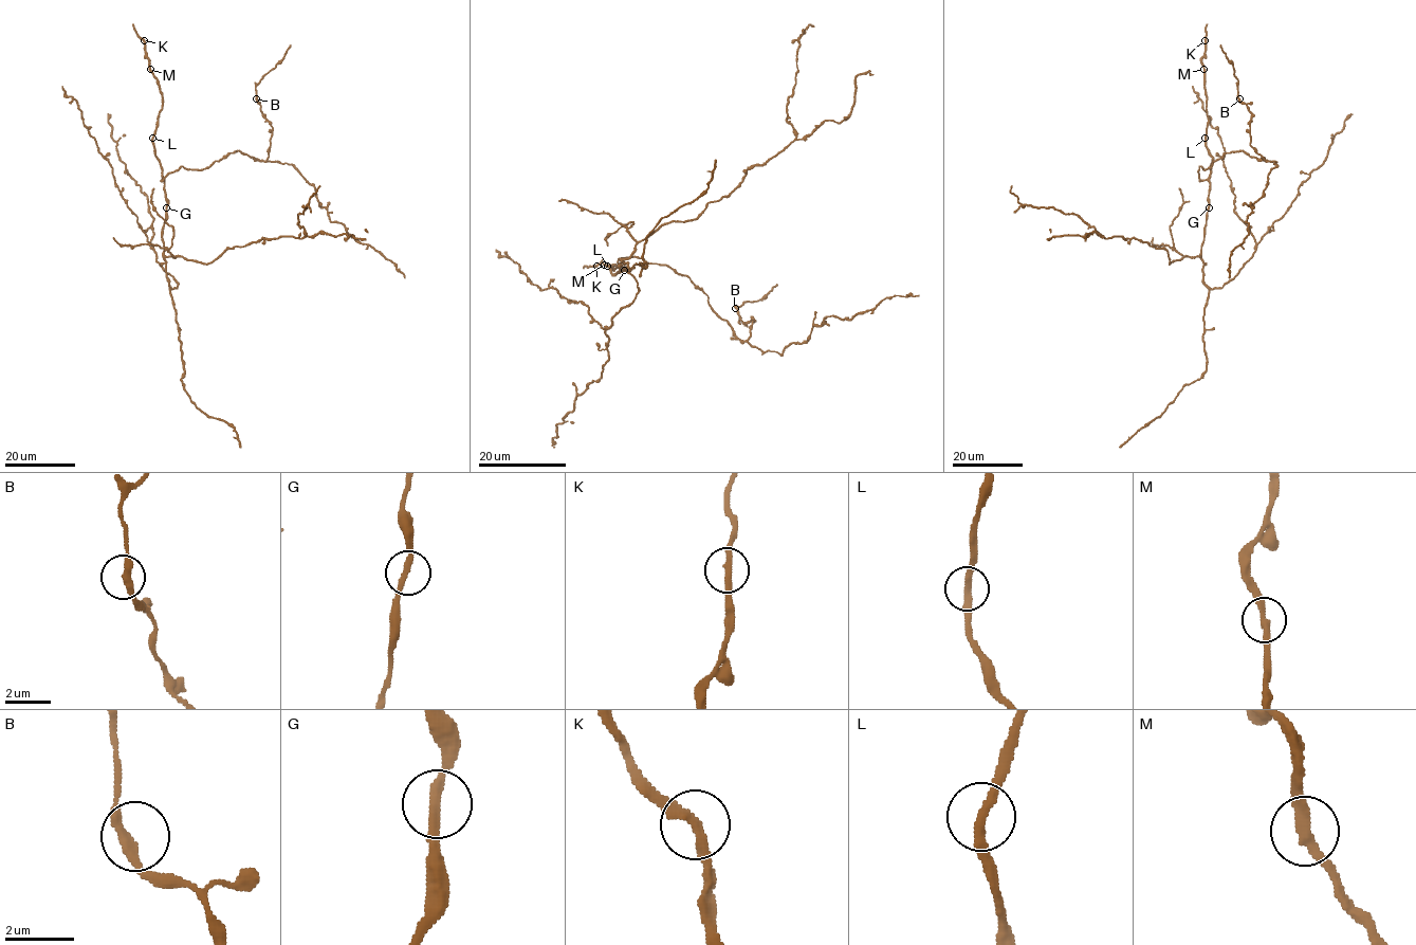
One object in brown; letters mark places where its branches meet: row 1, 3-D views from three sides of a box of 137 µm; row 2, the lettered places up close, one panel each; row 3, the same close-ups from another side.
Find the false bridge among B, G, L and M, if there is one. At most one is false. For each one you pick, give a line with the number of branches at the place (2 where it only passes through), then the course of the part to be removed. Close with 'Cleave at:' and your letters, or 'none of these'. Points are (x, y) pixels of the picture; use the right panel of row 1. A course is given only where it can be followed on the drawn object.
M: 2 | (1205, 69), (1201, 58), (1207, 24)
Cleave at: M

